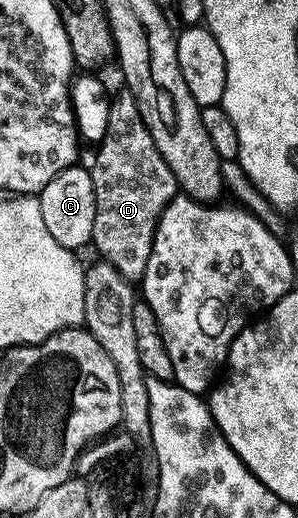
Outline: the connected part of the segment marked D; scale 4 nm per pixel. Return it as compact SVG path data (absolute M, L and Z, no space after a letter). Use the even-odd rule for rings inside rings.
M124 92L109 104L109 128L99 143L101 151L91 165L93 175L93 191L95 192L95 224L93 225L92 245L102 259L110 262L126 280L140 280L145 276L147 260L153 251L153 237L157 231L157 220L162 212L169 207L169 201L176 198L179 187L167 160L159 156L159 148L151 140L151 132L141 123L136 97Z

